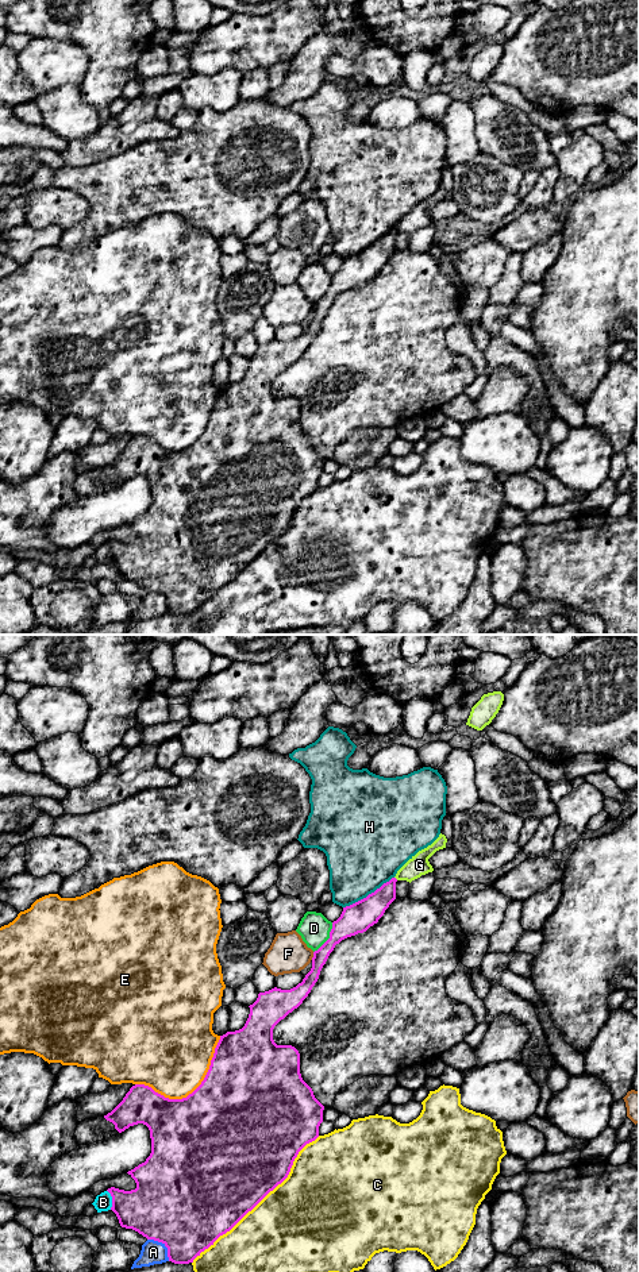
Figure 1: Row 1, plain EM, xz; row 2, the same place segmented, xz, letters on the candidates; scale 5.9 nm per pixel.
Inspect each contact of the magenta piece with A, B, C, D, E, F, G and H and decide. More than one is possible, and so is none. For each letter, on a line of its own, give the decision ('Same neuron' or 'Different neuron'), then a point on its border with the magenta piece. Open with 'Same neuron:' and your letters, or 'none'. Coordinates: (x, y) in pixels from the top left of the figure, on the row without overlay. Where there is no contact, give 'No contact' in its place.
Same neuron: none
A: Different neuron. Touches magenta at xz (165, 597)
B: Different neuron. Touches magenta at xz (112, 551)
C: Different neuron. Touches magenta at xz (261, 551)
D: Different neuron. Touches magenta at xz (330, 289)
E: Different neuron. Touches magenta at xz (192, 444)
F: Different neuron. Touches magenta at xz (314, 308)
G: Different neuron. No contact
H: Different neuron. Touches magenta at xz (369, 246)

